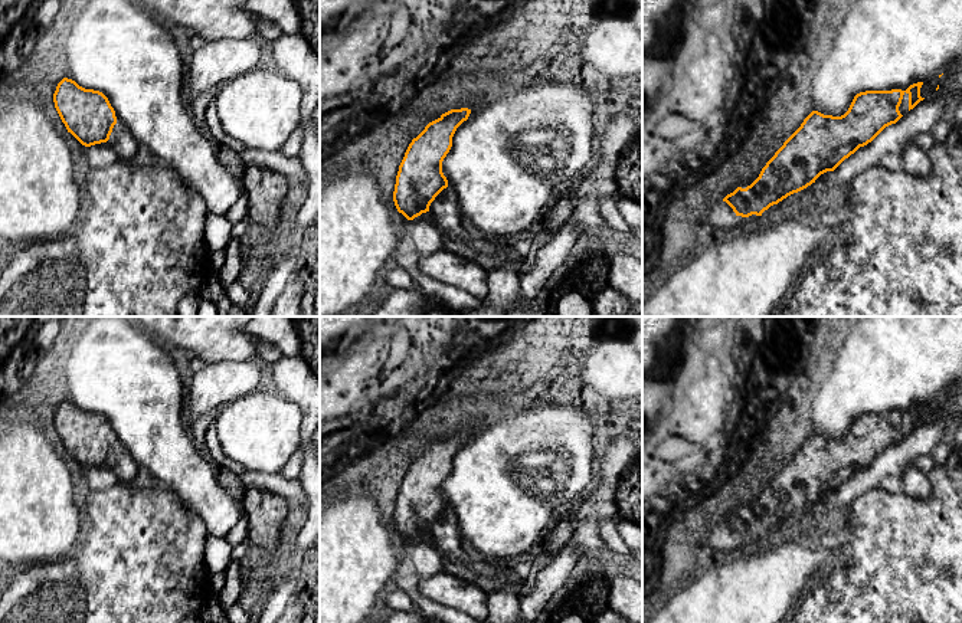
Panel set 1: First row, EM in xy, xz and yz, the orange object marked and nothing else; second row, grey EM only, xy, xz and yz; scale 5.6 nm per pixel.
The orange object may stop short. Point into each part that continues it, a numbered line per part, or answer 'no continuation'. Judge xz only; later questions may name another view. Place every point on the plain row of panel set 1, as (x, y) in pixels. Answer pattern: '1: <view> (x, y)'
1: xz (490, 576)

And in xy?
1: xy (126, 469)

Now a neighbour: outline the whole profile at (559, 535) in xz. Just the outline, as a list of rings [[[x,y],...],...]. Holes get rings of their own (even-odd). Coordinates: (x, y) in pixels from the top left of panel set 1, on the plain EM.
[[[560,519],[550,531],[546,542],[546,552],[557,554],[569,541],[572,535],[572,524]]]

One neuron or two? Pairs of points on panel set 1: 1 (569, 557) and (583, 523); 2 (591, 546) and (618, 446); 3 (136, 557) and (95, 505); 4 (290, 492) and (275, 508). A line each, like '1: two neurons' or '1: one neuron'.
1: two neurons
2: one neuron
3: one neuron
4: two neurons

